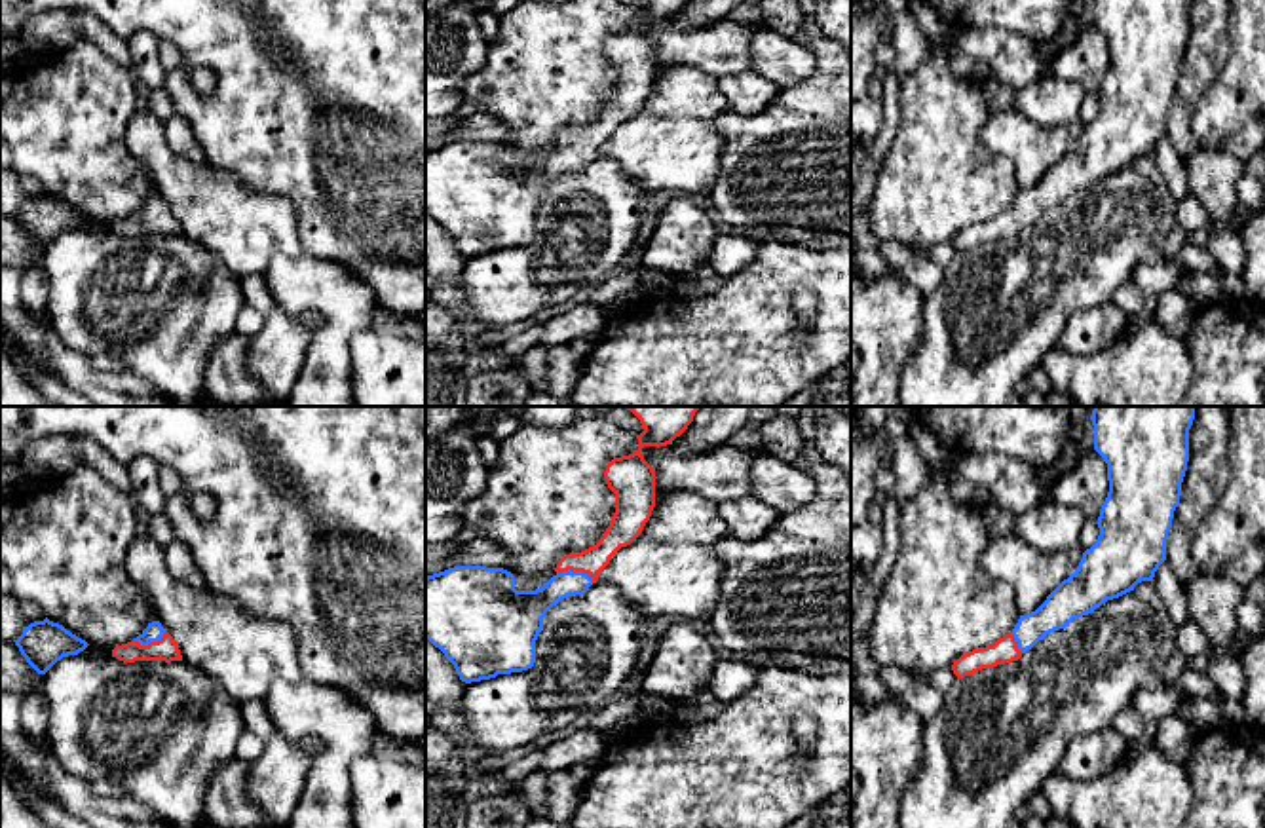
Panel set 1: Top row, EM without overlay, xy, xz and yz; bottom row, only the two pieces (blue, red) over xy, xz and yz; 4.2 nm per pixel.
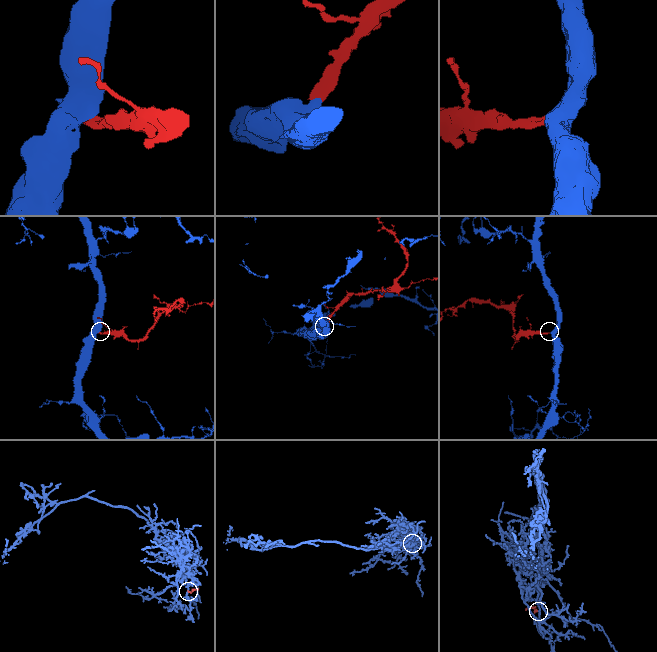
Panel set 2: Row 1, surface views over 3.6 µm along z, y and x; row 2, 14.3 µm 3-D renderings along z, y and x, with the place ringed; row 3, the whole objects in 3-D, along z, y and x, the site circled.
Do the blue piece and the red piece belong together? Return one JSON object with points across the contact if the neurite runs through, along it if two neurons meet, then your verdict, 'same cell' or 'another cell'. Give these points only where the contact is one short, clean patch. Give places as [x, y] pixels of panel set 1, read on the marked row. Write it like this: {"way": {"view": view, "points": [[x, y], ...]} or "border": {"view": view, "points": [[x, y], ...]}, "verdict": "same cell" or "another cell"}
{"way": {"view": "xz", "points": [[528, 606], [547, 597], [576, 572], [620, 532]]}, "verdict": "same cell"}

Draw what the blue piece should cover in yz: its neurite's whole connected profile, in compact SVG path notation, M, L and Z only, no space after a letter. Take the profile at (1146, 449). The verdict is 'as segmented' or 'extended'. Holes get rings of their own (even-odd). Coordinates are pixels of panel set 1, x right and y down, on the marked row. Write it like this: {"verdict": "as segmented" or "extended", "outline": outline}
{"verdict": "extended", "outline": "M1094 406L1094 450L1107 463L1109 492L1096 543L1077 570L993 646L953 661L957 678L1018 661L1047 634L1069 627L1142 581L1166 560L1166 539L1189 461L1195 406Z"}

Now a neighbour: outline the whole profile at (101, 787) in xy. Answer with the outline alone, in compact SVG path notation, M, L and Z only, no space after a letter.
M97 779L97 781L91 781L89 782L89 788L93 792L93 796L99 796L99 798L125 798L125 790L122 784L110 781L110 779Z

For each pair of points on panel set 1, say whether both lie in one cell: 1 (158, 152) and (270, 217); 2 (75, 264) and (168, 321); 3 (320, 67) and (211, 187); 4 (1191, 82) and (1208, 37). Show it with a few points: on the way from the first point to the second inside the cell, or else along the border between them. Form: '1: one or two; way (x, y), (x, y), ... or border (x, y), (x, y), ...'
1: one; way (187, 181), (225, 215), (242, 217)
2: one; way (97, 283), (111, 295), (145, 299)
3: two; border (206, 162), (228, 169), (251, 187), (266, 192)
4: one; way (1197, 71), (1208, 48)

